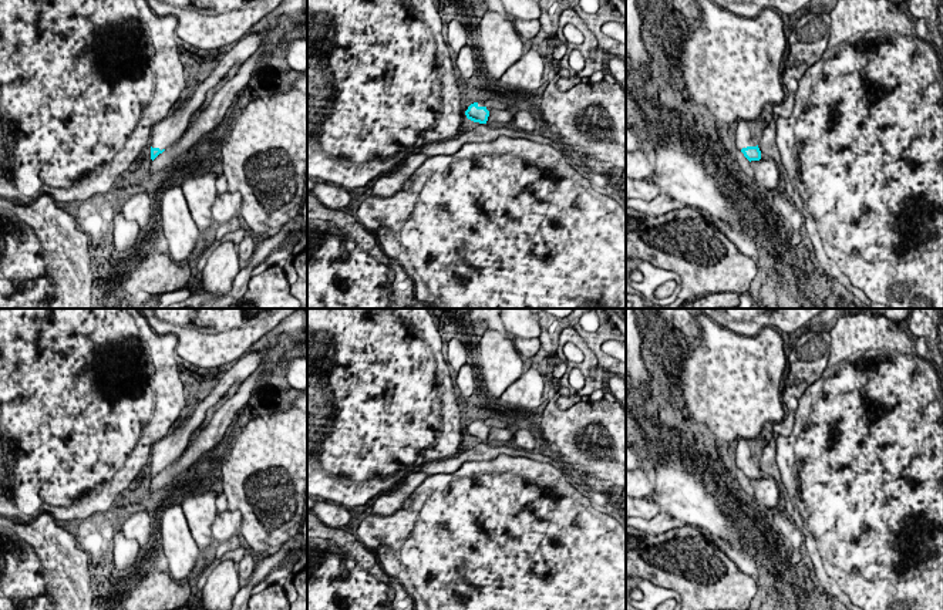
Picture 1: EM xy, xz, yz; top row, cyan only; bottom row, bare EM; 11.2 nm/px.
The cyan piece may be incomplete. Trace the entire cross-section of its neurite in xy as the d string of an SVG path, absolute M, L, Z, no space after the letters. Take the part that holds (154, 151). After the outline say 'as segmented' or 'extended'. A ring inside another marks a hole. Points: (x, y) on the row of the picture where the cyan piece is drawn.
M263 28L259 33L242 37L236 46L225 54L212 74L185 98L183 104L171 117L154 125L151 134L152 161L179 141L182 134L188 129L193 114L203 105L206 94L216 87L232 68L240 68L243 63L250 58L262 46L262 40L267 33L269 30Z; extended

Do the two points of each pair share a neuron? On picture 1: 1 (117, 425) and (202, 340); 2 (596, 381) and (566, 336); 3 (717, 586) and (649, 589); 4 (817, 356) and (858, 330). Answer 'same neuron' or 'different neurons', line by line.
1: different neurons
2: same neuron
3: different neurons
4: different neurons

